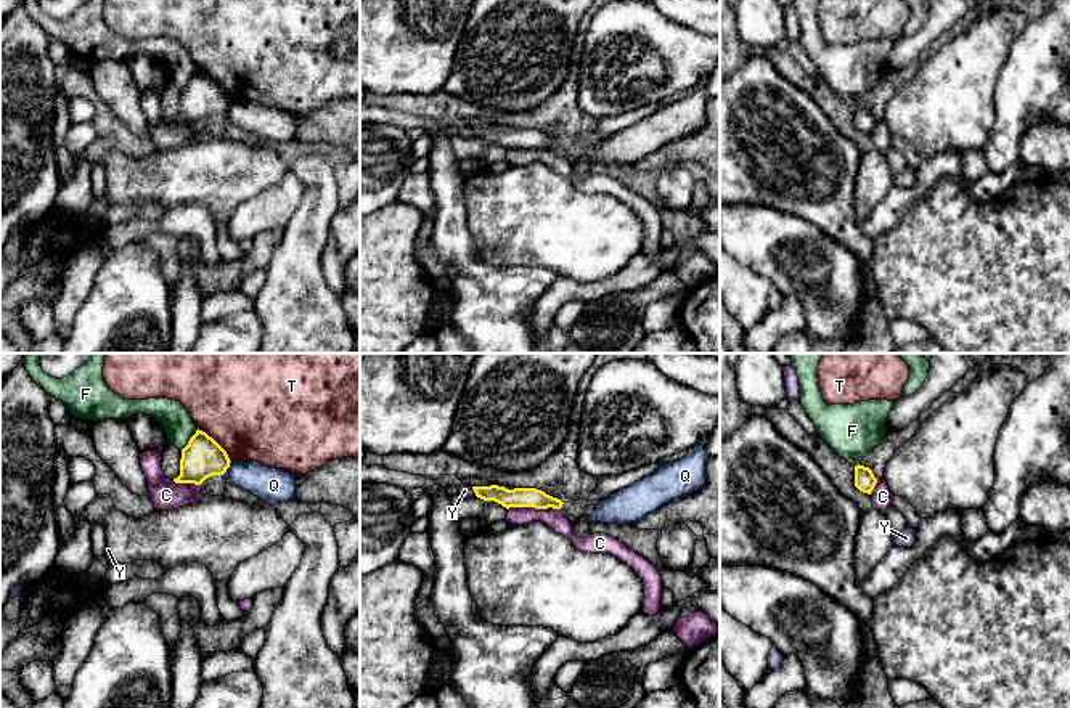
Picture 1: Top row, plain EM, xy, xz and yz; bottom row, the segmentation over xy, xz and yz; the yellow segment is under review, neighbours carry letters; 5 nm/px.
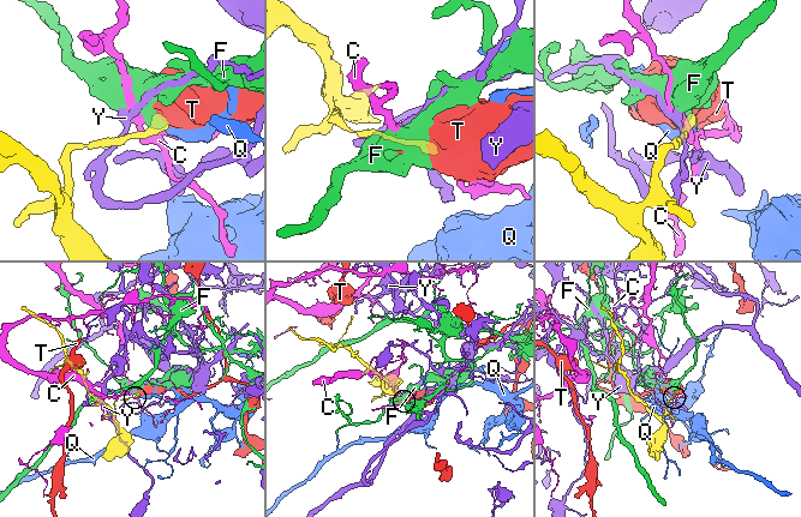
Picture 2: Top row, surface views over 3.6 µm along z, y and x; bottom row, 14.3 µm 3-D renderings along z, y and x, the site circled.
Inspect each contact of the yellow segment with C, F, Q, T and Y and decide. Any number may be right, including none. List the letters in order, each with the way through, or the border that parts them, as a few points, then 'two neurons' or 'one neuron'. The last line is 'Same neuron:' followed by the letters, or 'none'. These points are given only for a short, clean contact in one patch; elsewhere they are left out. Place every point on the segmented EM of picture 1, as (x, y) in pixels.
C: border xz (559, 508), (508, 509); two neurons
F: border xy (198, 429), (180, 450); two neurons
Q: border xy (232, 461), (222, 476); two neurons
T: border xy (198, 427), (225, 451), (230, 461); two neurons
Y: border xz (471, 487), (476, 495); two neurons
Same neuron: none

